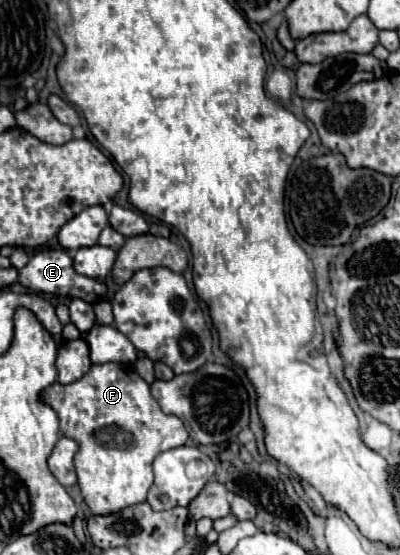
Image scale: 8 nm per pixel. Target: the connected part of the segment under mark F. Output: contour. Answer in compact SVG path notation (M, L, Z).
M131 363L91 365L89 373L85 373L85 377L81 377L79 381L73 381L69 385L53 383L41 393L41 397L59 415L63 435L79 443L79 451L75 455L75 471L83 499L95 515L111 515L129 505L147 501L149 487L153 485L153 459L167 449L185 445L185 441L189 439L183 421L175 415L167 415L161 411L159 403L149 393L149 383L139 377Z

